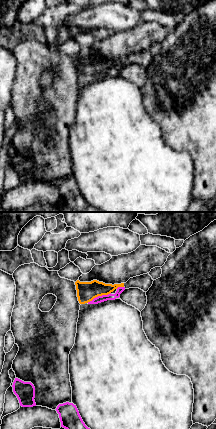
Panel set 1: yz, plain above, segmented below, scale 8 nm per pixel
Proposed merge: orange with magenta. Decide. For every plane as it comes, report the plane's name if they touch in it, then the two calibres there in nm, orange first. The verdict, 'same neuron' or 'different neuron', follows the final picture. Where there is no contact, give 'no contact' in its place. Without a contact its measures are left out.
yz | 160/60 nm

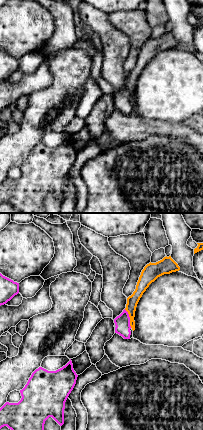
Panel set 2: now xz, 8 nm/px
xz | 90/130 nm

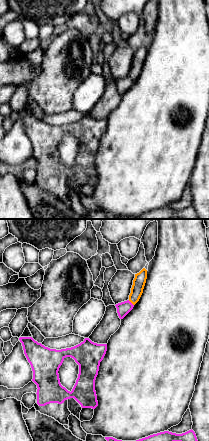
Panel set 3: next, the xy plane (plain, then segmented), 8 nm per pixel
xy | 100/110 nm

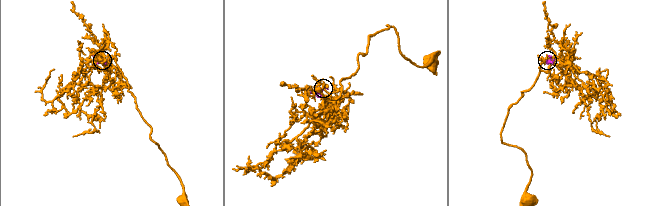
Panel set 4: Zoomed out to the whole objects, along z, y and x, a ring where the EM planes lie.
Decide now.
different neuron

